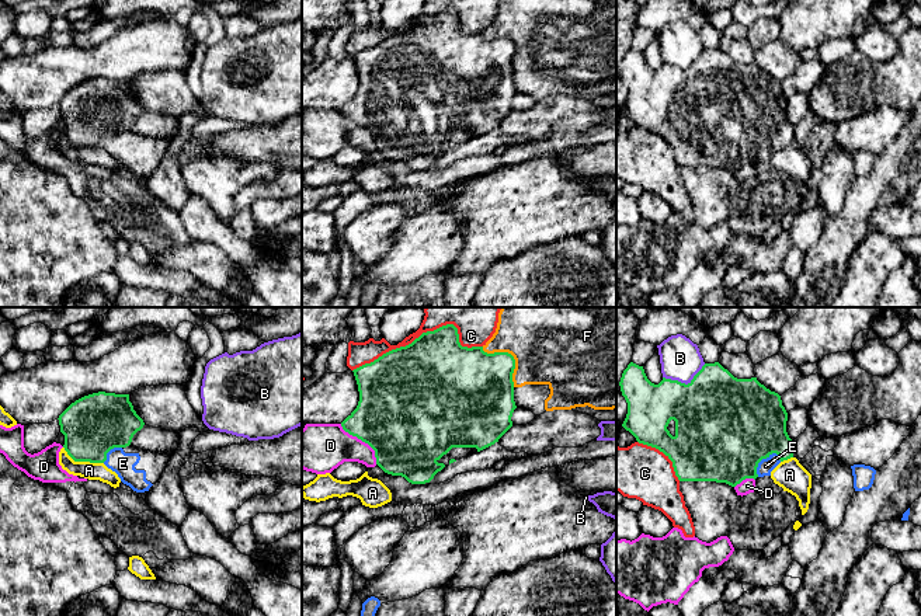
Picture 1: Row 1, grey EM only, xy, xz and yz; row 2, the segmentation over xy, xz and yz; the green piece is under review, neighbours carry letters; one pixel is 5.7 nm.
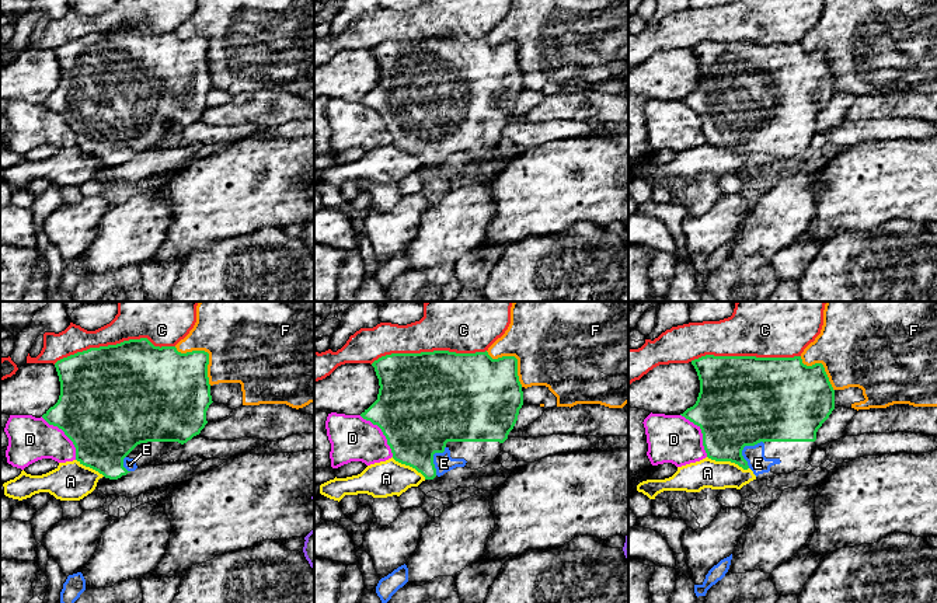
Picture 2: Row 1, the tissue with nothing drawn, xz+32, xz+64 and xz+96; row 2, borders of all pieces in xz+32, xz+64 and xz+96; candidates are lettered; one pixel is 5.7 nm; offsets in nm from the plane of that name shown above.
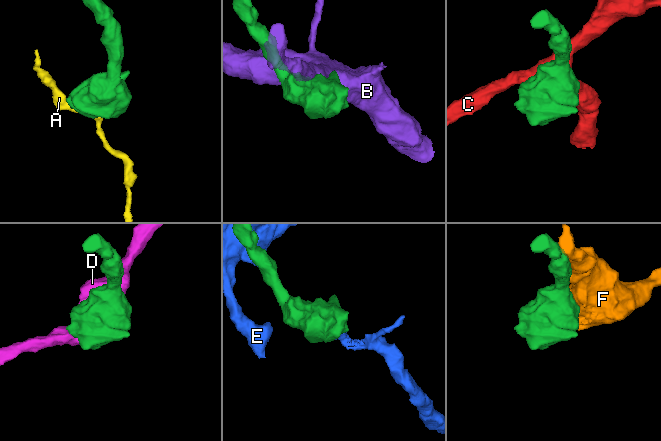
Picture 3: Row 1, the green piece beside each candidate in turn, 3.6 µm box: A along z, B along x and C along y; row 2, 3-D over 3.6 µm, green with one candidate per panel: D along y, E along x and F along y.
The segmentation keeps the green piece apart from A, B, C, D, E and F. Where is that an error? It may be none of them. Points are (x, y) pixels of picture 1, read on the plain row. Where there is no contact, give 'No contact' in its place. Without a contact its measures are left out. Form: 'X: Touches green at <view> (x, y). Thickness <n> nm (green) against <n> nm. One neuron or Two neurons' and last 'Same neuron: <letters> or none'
A: Touches green at xy (82, 146). Thickness 340 nm (green) against 100 nm. Two neurons
B: Touches green at yz (684, 69). Thickness 460 nm (green) against 240 nm. Two neurons
C: Touches green at xz (423, 18). Thickness 460 nm (green) against 110 nm. Two neurons
D: Touches green at xz (362, 126). Thickness 480 nm (green) against 280 nm. Two neurons
E: Touches green at yz (761, 145). Thickness 500 nm (green) against 90 nm. One neuron
F: Touches green at xz (511, 41). Thickness 380 nm (green) against 400 nm. Two neurons
Same neuron: E

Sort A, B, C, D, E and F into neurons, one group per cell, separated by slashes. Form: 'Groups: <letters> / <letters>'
Groups: A / B / C / D / E / F

